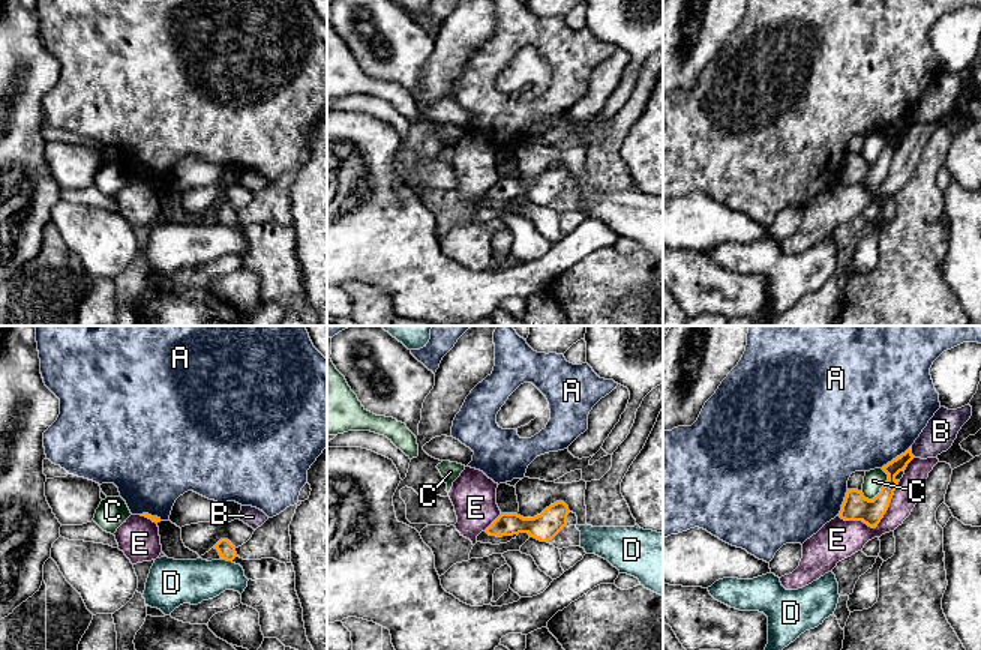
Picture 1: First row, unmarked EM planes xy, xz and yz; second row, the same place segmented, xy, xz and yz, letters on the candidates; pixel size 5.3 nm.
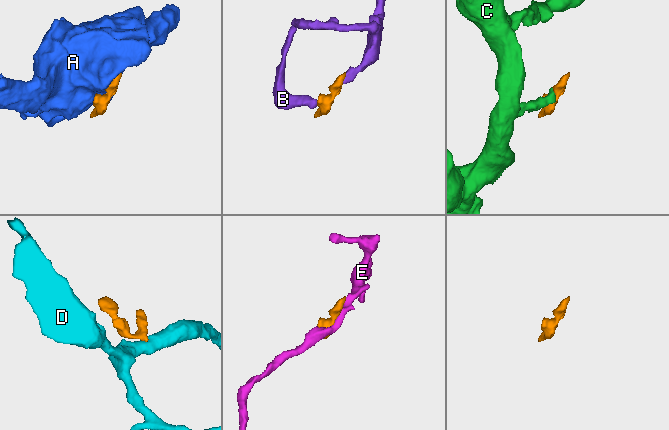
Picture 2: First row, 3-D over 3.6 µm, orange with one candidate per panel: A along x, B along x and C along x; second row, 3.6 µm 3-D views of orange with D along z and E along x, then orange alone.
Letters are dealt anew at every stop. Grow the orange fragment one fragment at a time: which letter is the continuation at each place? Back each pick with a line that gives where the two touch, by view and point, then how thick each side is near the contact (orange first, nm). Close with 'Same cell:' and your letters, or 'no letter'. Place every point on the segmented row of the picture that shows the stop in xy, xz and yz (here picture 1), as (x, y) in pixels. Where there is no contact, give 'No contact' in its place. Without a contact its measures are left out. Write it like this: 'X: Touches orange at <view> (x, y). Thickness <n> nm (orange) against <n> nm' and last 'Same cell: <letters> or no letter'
Same cell: no letter

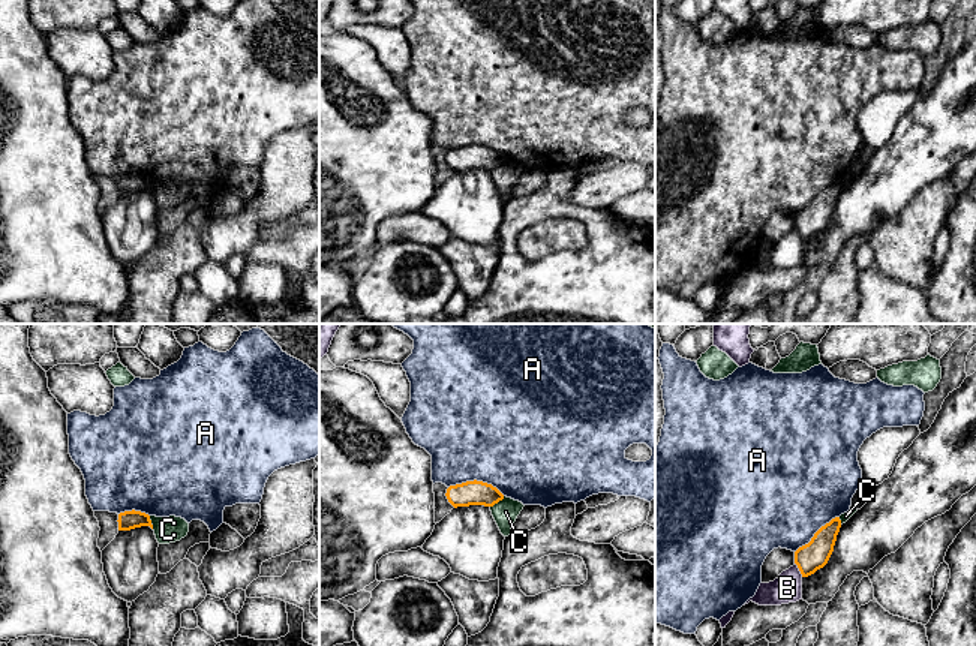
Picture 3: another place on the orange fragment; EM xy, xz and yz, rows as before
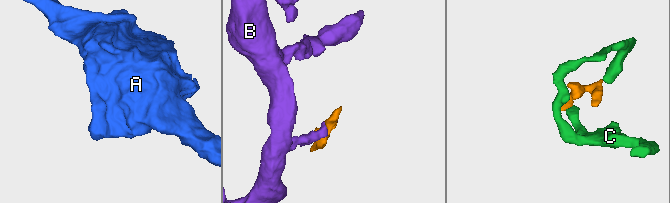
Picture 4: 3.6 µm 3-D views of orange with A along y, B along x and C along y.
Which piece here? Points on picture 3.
Same cell: no letter

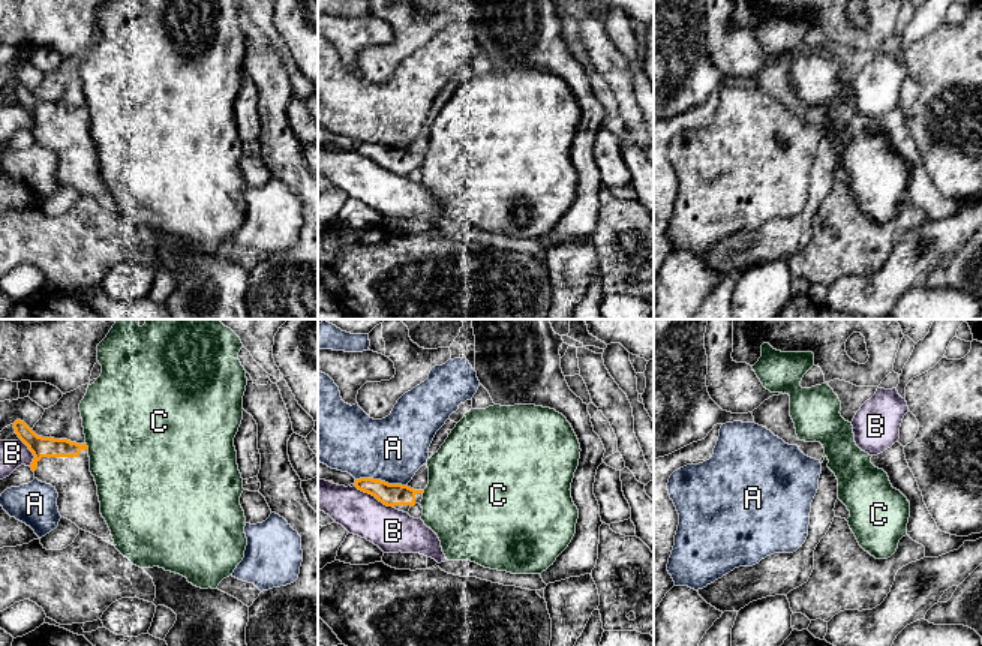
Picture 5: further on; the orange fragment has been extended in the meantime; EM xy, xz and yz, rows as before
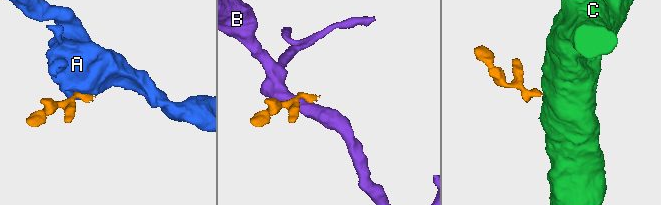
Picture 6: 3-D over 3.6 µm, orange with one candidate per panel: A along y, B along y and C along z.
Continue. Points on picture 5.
Same cell: no letter

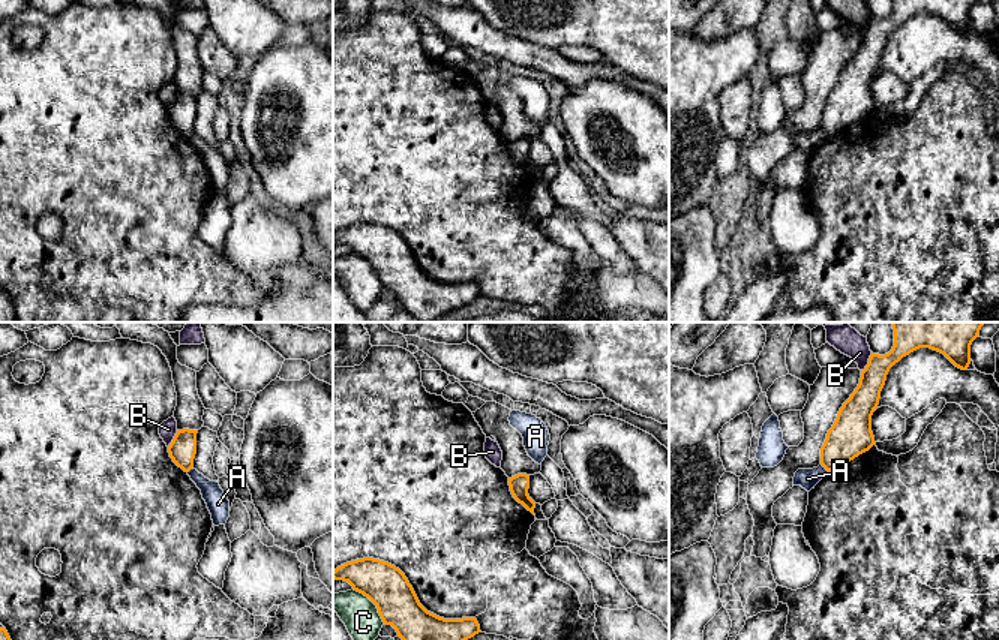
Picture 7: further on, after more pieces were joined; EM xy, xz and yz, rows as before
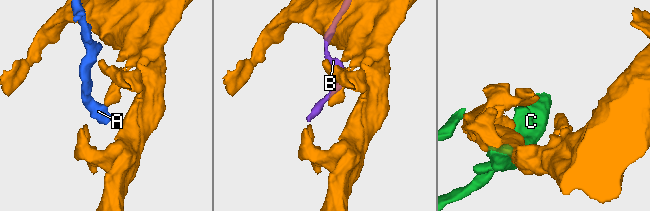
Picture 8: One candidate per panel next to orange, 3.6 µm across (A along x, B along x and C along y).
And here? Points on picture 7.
Same cell: no letter

